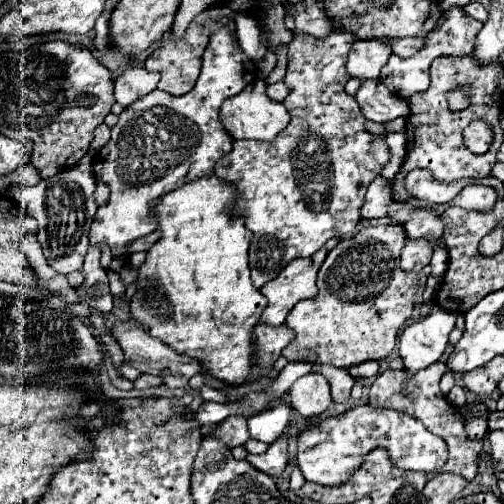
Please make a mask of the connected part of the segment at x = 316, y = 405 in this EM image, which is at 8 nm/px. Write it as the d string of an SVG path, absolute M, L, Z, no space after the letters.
M315 372L299 378L289 390L289 400L291 406L305 418L321 414L331 404L327 378Z

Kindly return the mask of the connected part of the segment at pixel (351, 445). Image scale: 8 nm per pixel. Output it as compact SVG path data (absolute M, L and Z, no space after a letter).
M367 404L357 406L341 416L309 424L299 434L297 464L305 480L321 486L341 486L353 476L353 470L361 466L365 454L369 454L369 450L375 450L379 446L387 448L391 458L395 458L395 466L403 470L437 472L443 468L447 460L445 442L439 436L431 434L423 426L423 422L399 410L387 410Z

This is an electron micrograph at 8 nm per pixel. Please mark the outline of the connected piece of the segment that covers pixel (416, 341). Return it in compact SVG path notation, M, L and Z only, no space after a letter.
M435 306L425 320L409 324L399 336L399 356L405 364L405 374L417 374L437 362L447 348L449 332L455 328L455 314Z

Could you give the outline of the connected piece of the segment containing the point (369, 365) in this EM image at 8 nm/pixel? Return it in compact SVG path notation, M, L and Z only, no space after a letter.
M363 362L359 366L351 366L349 372L353 374L353 378L369 378L369 376L375 376L379 372L379 362Z

